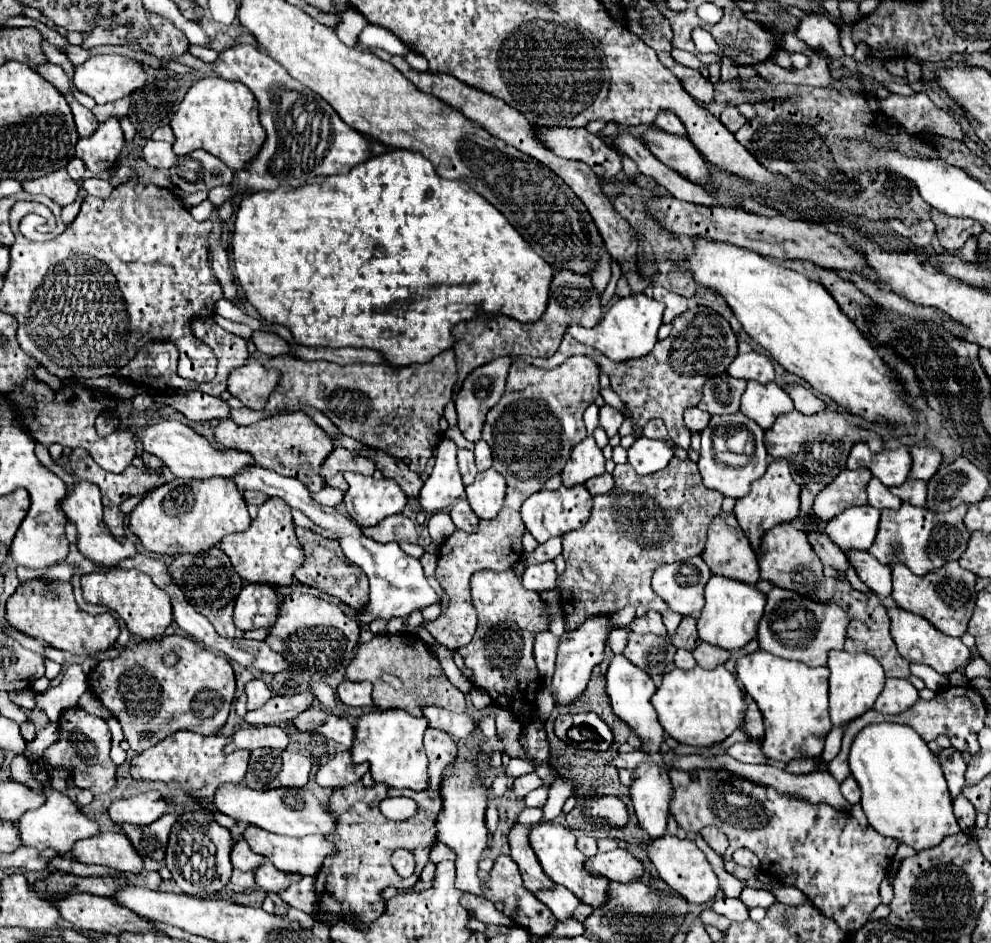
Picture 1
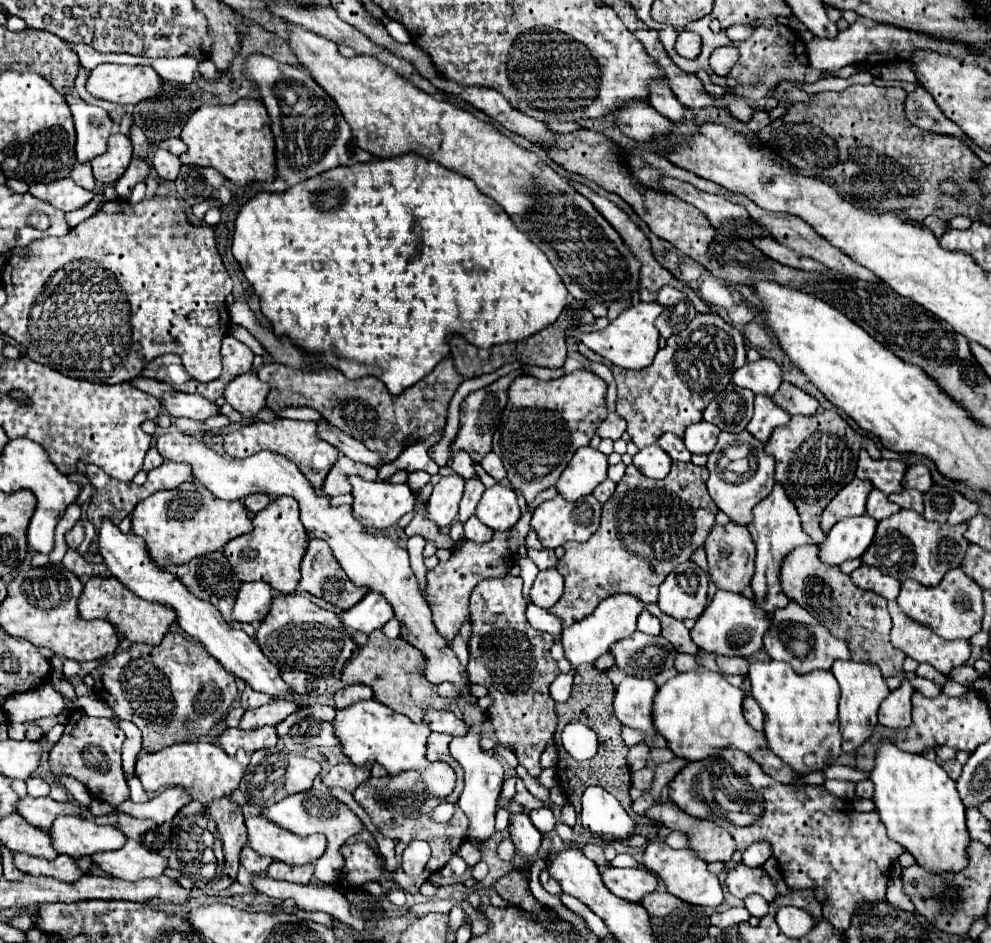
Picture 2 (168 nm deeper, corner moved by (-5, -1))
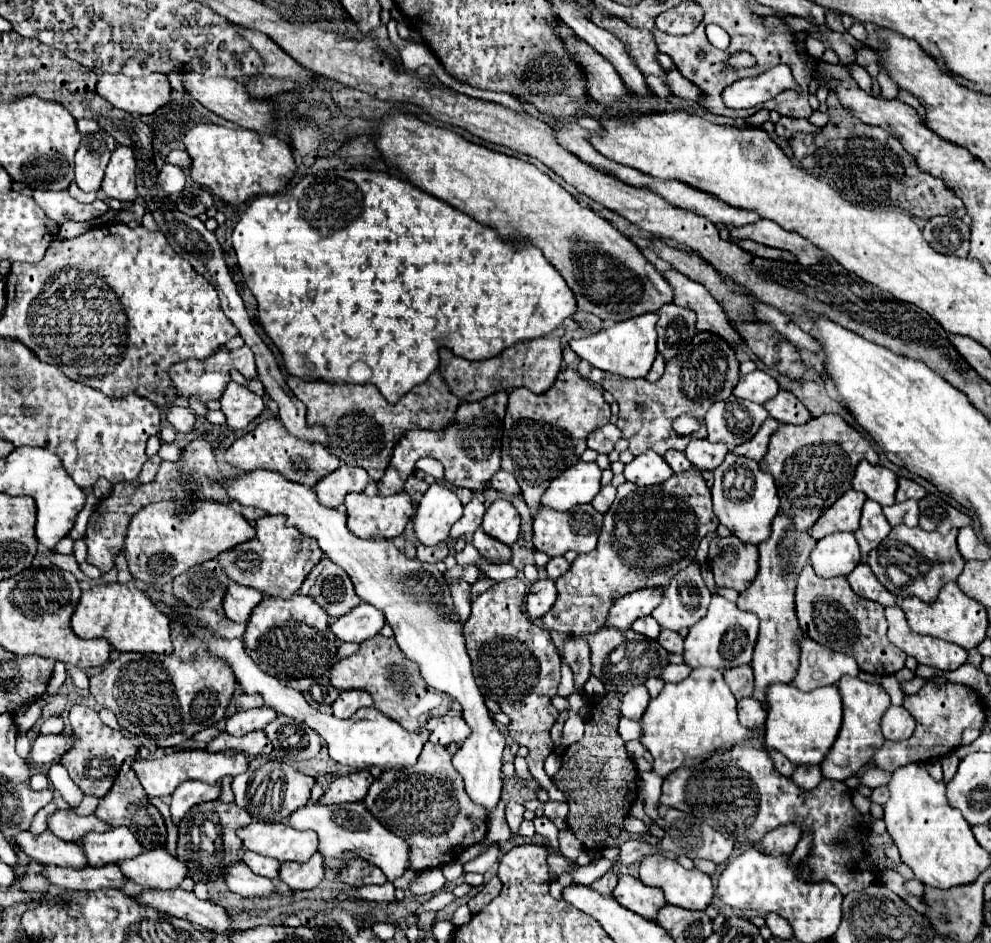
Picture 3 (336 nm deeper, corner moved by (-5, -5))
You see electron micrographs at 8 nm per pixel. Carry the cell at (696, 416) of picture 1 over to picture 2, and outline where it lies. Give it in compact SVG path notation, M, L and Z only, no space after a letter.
M701 420L687 428L683 442L691 454L709 454L717 442L717 436L719 436L717 426Z

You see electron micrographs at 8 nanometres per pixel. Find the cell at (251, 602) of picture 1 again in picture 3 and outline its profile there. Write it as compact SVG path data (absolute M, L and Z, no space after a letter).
M231 582L227 592L225 592L225 598L223 598L223 610L225 610L225 616L233 622L239 622L239 624L245 624L253 612L253 608L263 600L263 594L257 592L255 588L247 588L247 586L241 586L241 584L235 584Z

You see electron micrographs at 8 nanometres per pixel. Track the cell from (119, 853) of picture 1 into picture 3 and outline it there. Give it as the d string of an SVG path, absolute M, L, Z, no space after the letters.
M165 848L145 850L137 858L119 862L119 868L129 880L141 884L145 890L179 888L189 872L185 862L171 856Z

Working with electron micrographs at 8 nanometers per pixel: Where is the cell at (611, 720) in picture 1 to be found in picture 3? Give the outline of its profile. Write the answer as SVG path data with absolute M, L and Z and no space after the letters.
M607 694L593 706L590 720L585 722L583 738L563 752L563 766L553 776L559 790L571 796L571 806L567 814L569 830L579 838L587 850L603 850L607 846L621 846L629 836L611 840L605 832L607 824L617 824L623 828L629 806L637 800L637 768L625 752L625 742L617 732L619 722L619 694Z

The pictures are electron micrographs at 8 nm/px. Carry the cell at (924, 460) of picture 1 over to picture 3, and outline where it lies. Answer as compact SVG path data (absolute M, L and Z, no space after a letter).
M901 478L899 480L899 490L897 490L897 496L895 500L897 502L903 502L903 500L921 500L925 496L925 488L919 486L917 482L913 480L907 480L907 478Z

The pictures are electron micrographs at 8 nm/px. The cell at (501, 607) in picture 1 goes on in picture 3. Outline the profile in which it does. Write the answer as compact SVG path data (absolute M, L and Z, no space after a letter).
M519 578L497 582L471 602L471 616L463 626L467 654L473 664L477 686L485 698L495 700L511 718L509 734L519 746L527 746L527 764L535 780L547 790L551 802L569 802L569 796L557 790L543 770L545 758L553 752L549 736L559 712L551 704L561 680L561 658L545 628L535 624L523 612L525 584Z

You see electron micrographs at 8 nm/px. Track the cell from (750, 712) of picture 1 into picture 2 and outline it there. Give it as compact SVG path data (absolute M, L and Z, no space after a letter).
M745 698L743 700L743 714L745 714L745 720L757 730L757 732L763 732L763 712L761 712L761 708L759 708L759 704L757 704L757 700L755 698Z

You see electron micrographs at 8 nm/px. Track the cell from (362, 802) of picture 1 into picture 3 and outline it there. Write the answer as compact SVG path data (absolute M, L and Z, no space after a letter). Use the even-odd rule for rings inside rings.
M427 742L415 766L387 768L371 784L363 804L367 810L391 832L413 842L411 864L413 872L423 872L427 868L443 866L461 856L471 844L479 844L487 836L485 810L473 804L465 792L461 774L453 768L451 758L459 750L457 744L435 746ZM417 820L417 832L415 832Z

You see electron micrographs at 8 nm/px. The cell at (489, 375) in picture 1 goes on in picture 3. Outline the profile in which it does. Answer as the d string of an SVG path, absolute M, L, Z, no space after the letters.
M497 392L475 404L461 402L453 422L445 430L437 430L437 432L409 430L409 434L405 434L397 442L391 462L381 482L377 482L379 494L389 496L389 494L403 492L405 480L413 474L415 462L423 456L431 456L439 460L445 468L443 478L453 486L483 492L487 486L491 486L489 480L501 468L501 426L503 426L505 408L507 408L507 392Z

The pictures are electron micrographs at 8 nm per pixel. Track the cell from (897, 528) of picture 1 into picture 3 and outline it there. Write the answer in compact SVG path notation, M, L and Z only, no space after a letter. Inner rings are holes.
M901 524L901 526L895 526L895 528L889 532L889 538L885 538L885 540L881 542L881 546L877 546L875 550L869 552L867 564L871 566L871 570L873 570L873 574L877 576L877 580L879 580L891 594L895 594L899 600L903 600L903 598L907 598L907 596L915 596L915 598L919 598L919 600L931 604L931 602L937 598L939 590L941 590L947 582L957 580L959 574L961 574L961 570L963 570L965 560L963 560L963 556L959 554L955 540L957 540L957 530L951 530L947 536L943 536L943 534L935 534L935 532L925 532L925 530L921 530L919 526L909 528L909 526ZM893 558L901 558L901 560L905 560L909 566L913 566L913 568L917 570L917 578L909 578L907 584L895 582L895 580L891 578L891 574L889 574L889 568L895 568L893 562L891 562Z

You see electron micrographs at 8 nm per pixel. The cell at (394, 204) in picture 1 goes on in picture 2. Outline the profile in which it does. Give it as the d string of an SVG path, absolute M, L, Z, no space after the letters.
M413 152L397 158L379 158L363 164L333 168L327 170L327 174L309 178L307 182L297 184L285 192L257 194L237 214L231 250L235 260L241 264L245 278L251 282L255 294L259 296L261 312L269 318L277 336L291 338L291 342L295 346L301 346L305 352L319 352L323 356L335 358L321 362L321 368L333 366L337 370L343 370L343 374L351 380L369 374L377 376L391 394L401 394L405 388L419 382L449 354L447 334L463 334L465 338L469 338L471 344L479 348L489 348L503 342L519 342L553 324L561 310L567 306L567 288L563 280L545 258L545 254L521 230L517 230L517 226L513 226L513 220L505 214L505 210L501 210L501 206L497 206L497 202L493 202L489 196L481 194L469 178L455 174L441 164Z

